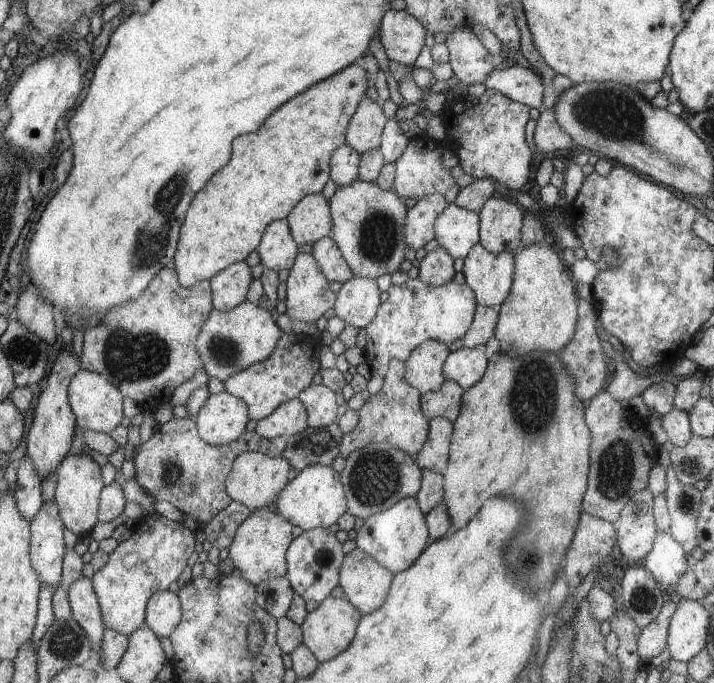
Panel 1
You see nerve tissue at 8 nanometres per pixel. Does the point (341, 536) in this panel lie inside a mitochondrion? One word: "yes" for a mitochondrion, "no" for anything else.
no

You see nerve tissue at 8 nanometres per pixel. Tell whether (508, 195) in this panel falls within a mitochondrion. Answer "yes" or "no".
no

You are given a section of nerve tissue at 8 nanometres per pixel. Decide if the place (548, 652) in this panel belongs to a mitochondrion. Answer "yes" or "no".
no

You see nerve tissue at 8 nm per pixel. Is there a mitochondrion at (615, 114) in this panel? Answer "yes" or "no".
yes

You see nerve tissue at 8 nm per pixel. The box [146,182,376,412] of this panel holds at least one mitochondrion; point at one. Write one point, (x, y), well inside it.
(225, 351)

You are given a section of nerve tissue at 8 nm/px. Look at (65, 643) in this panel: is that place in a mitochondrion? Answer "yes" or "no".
yes

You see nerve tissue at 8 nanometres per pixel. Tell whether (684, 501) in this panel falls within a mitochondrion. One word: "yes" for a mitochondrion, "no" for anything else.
yes

